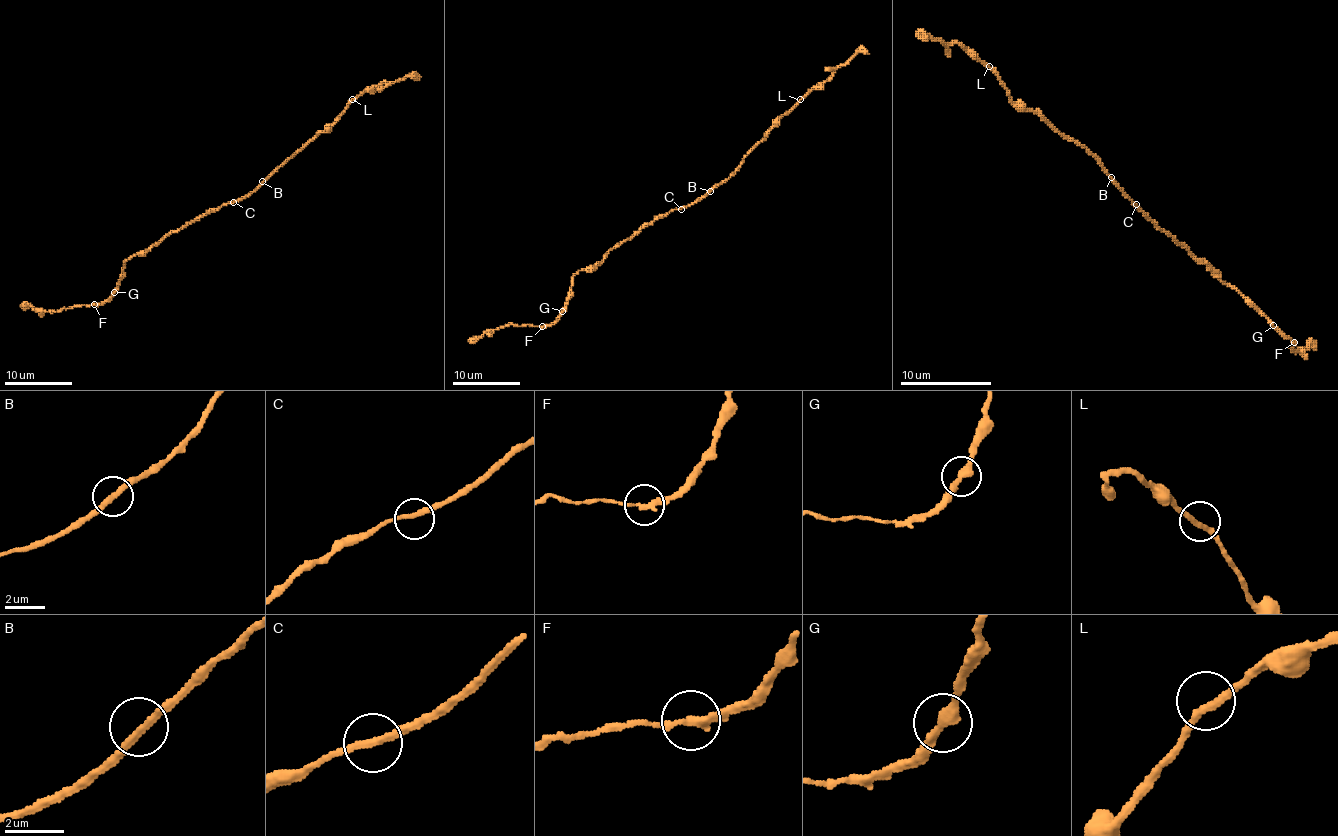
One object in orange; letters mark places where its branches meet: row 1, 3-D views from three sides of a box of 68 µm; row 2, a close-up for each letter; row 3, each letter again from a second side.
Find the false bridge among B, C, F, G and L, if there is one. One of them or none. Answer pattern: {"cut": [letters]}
{"cut": ["F"]}

